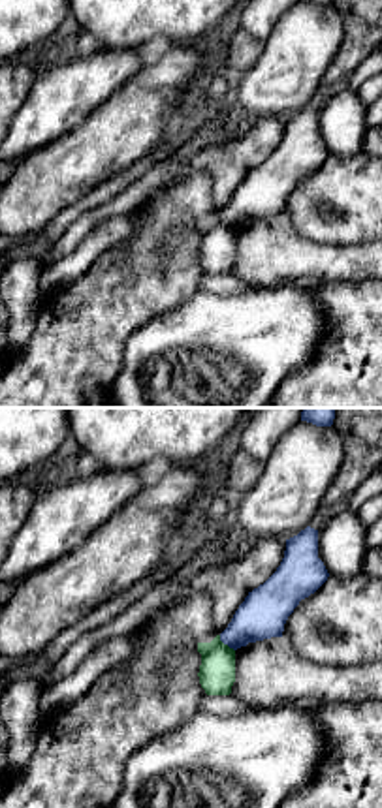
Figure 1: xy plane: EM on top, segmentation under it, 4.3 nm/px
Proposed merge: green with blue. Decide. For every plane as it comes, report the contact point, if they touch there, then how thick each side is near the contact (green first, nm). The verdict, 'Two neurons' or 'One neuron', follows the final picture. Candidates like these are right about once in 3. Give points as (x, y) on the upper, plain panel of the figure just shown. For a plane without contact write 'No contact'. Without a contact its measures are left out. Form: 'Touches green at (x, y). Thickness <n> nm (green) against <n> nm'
Touches green at (226, 224). Thickness 160 nm (green) against 200 nm

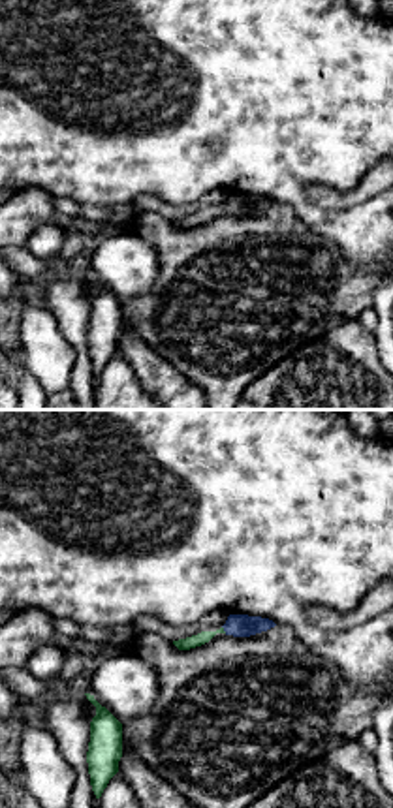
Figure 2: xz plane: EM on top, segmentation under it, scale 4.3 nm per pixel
Touches green at (222, 209). Thickness 50 nm (green) against 100 nm

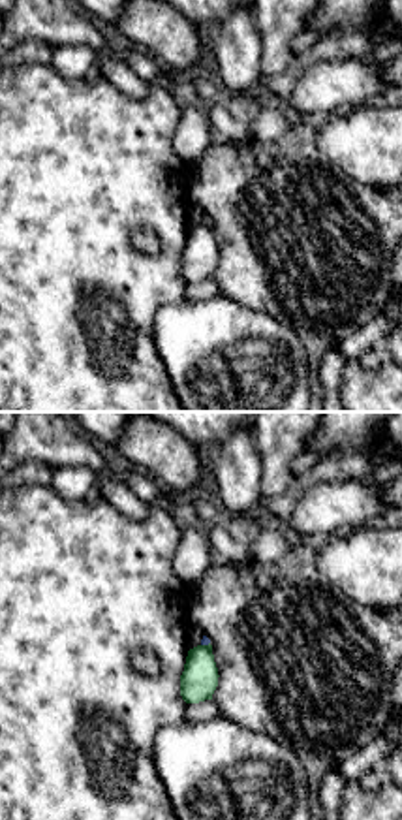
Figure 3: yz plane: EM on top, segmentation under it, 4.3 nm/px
Touches green at (205, 224). Thickness 160 nm (green) against 40 nm

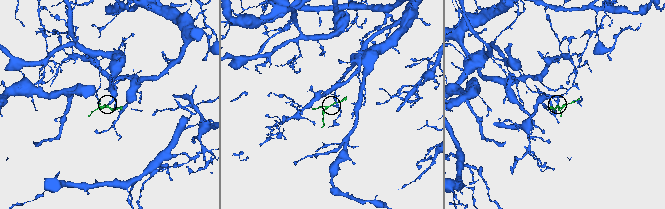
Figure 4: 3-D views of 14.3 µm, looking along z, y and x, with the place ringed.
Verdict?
One neuron

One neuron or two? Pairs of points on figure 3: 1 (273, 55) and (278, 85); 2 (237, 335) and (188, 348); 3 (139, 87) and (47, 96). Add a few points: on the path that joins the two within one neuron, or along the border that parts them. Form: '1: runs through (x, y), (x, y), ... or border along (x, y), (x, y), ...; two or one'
1: border along (293, 53), (293, 59), (282, 72), (262, 78); two
2: runs through (226, 346), (200, 348); one
3: border along (102, 74), (132, 98), (143, 98), (153, 87); two

